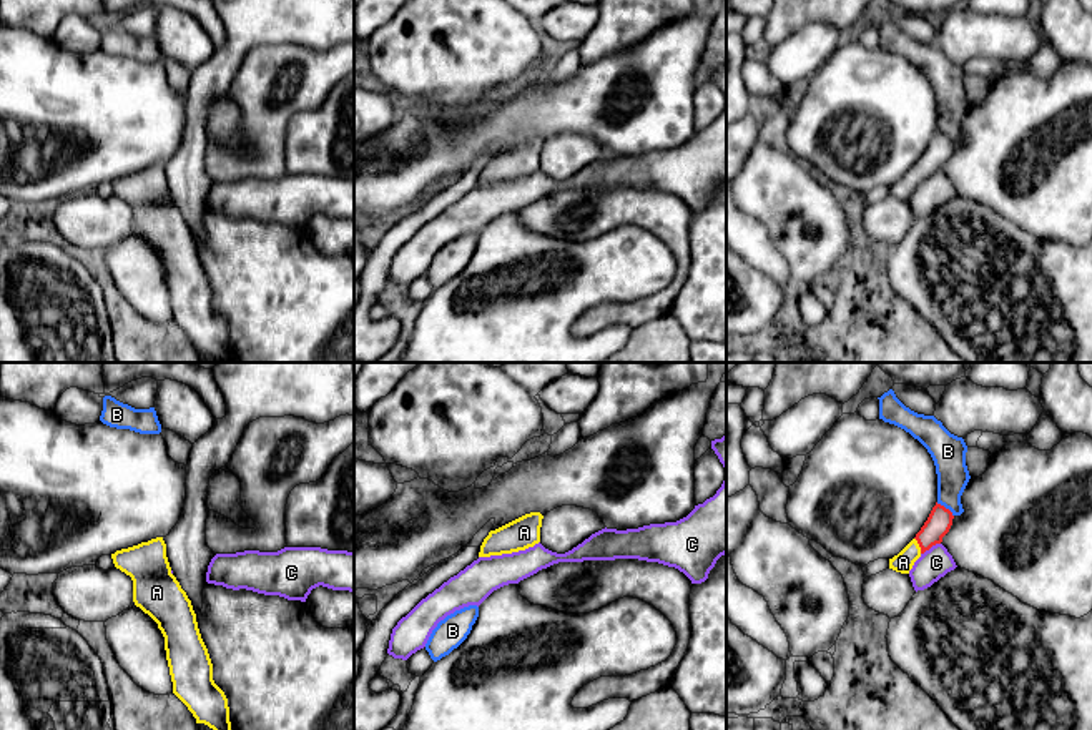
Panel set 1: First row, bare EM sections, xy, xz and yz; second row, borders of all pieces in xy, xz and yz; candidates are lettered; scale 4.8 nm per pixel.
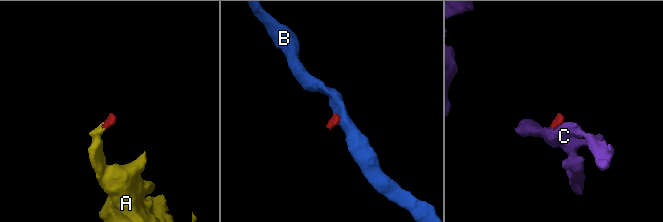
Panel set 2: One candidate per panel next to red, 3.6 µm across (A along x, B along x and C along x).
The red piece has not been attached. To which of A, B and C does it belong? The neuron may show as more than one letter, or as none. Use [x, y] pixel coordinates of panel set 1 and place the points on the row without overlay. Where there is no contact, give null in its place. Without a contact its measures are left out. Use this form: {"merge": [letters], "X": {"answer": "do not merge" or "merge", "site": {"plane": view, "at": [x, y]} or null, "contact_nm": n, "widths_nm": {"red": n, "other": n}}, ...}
{"merge": ["A"], "A": {"answer": "merge", "site": {"plane": "yz", "at": [919, 173]}, "contact_nm": 90, "widths_nm": {"red": 120, "other": 100}}, "B": {"answer": "do not merge", "site": {"plane": "yz", "at": [944, 135]}, "contact_nm": 110, "widths_nm": {"red": 120, "other": 160}}, "C": {"answer": "do not merge", "site": {"plane": "yz", "at": [929, 175]}, "contact_nm": 110, "widths_nm": {"red": 120, "other": 150}}}

